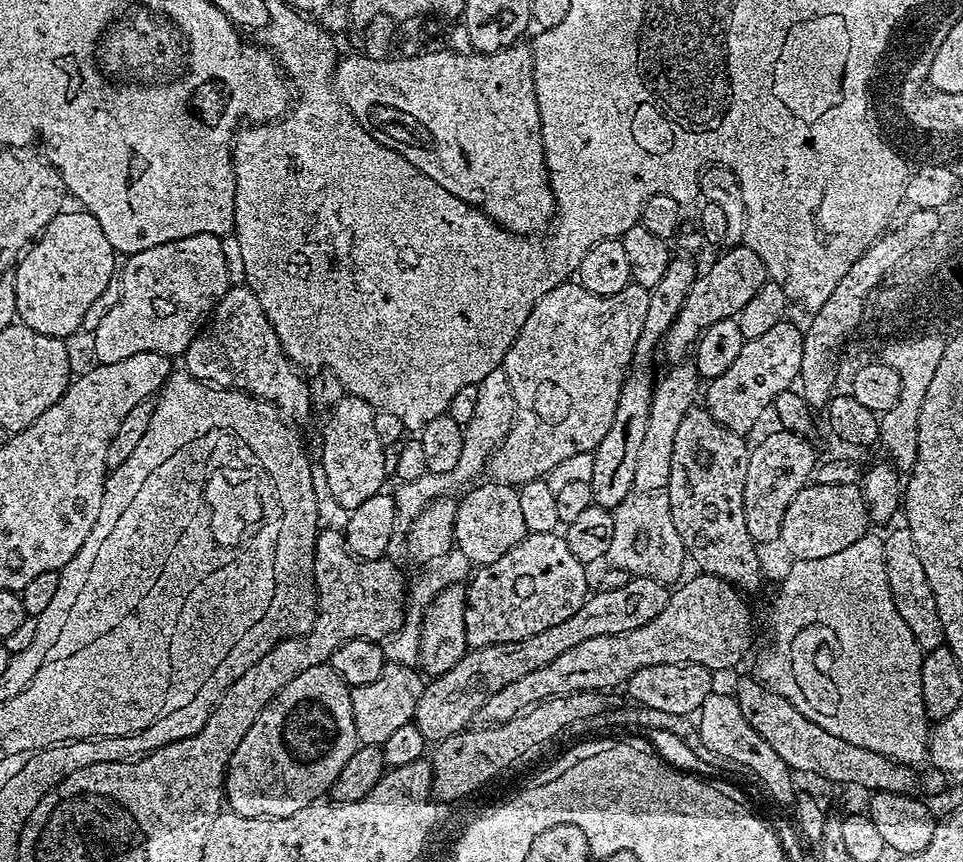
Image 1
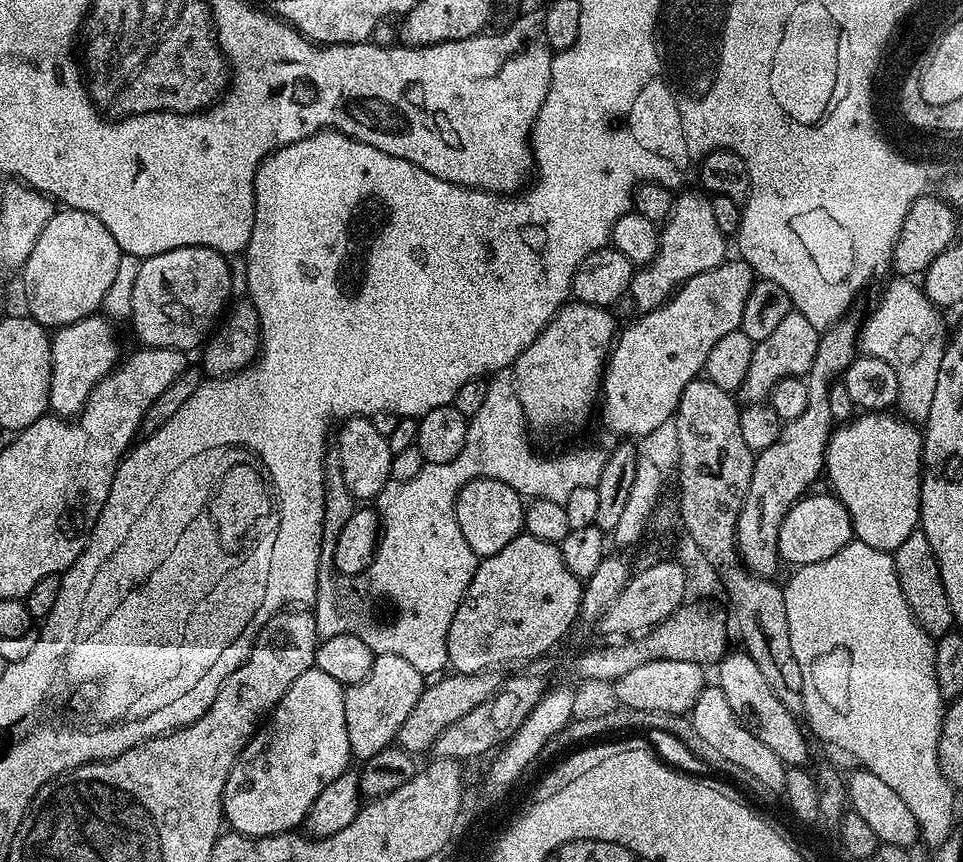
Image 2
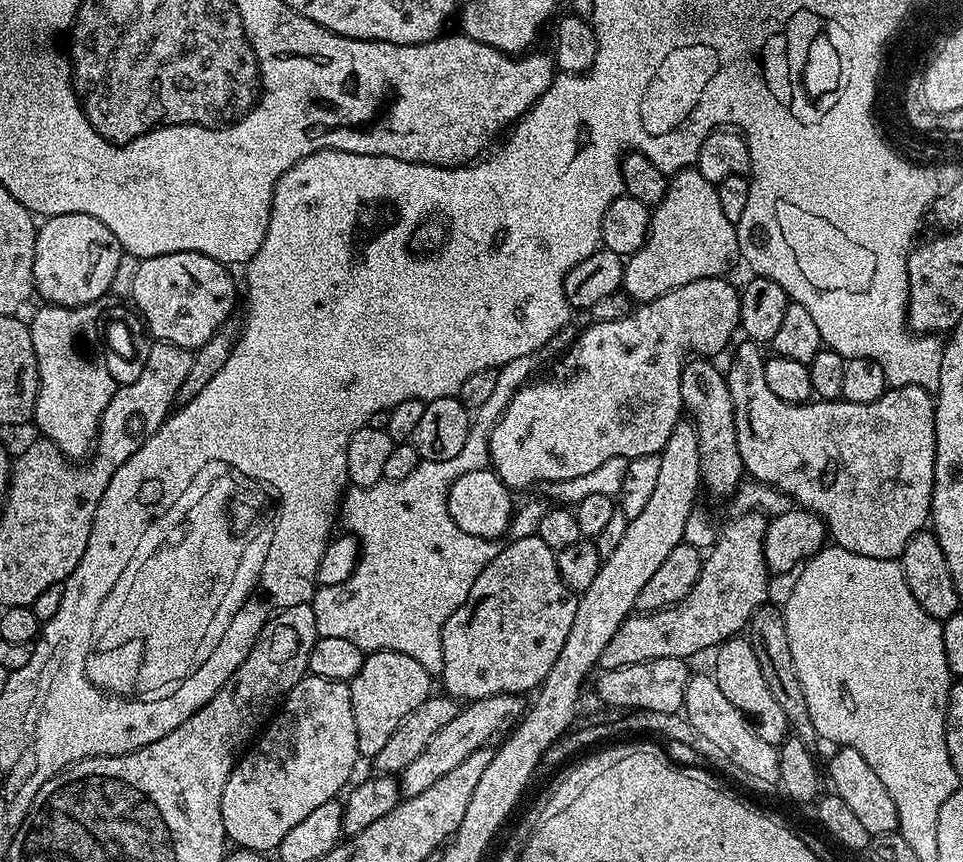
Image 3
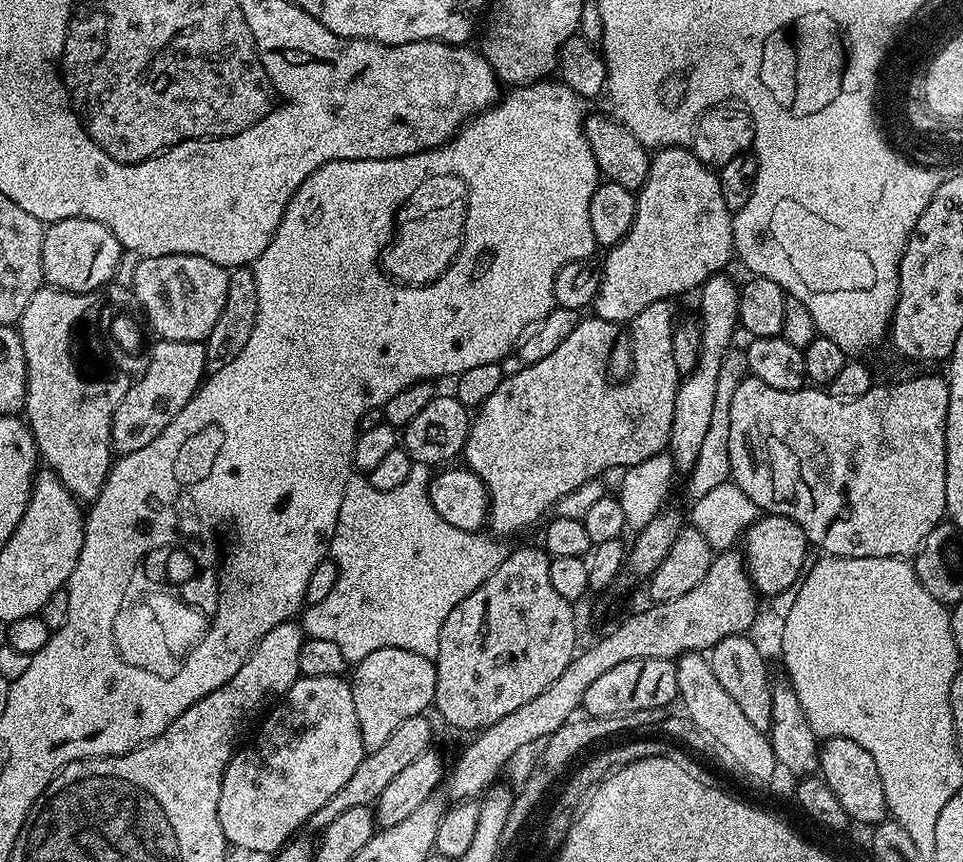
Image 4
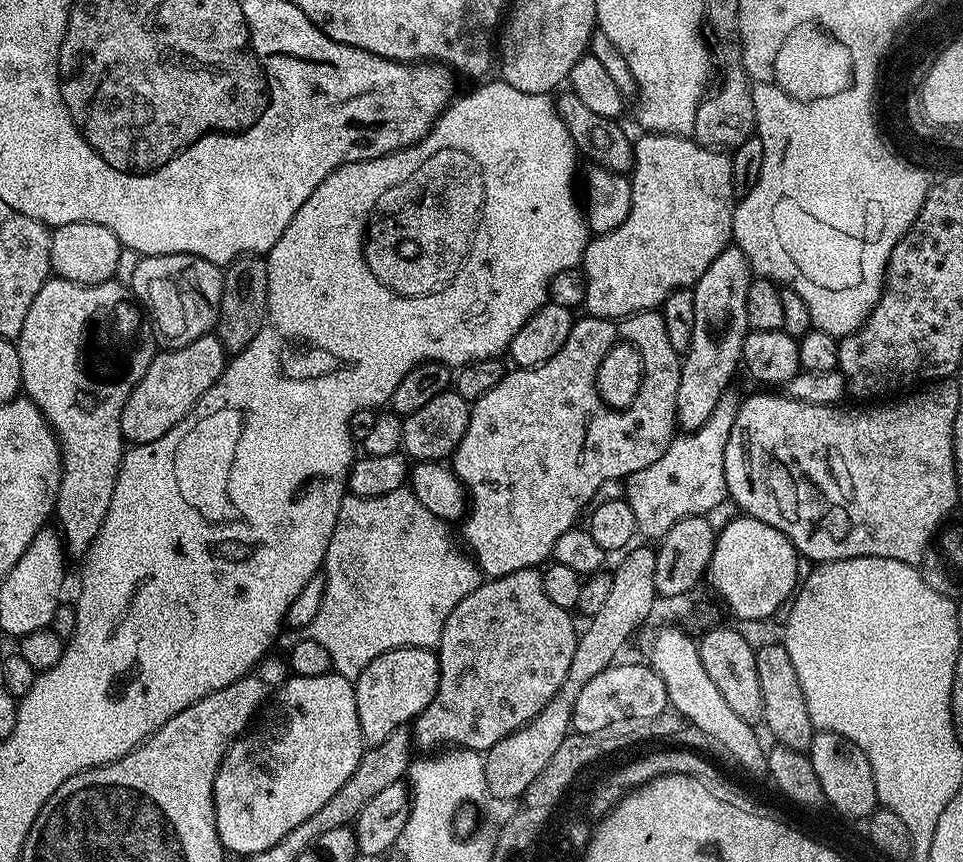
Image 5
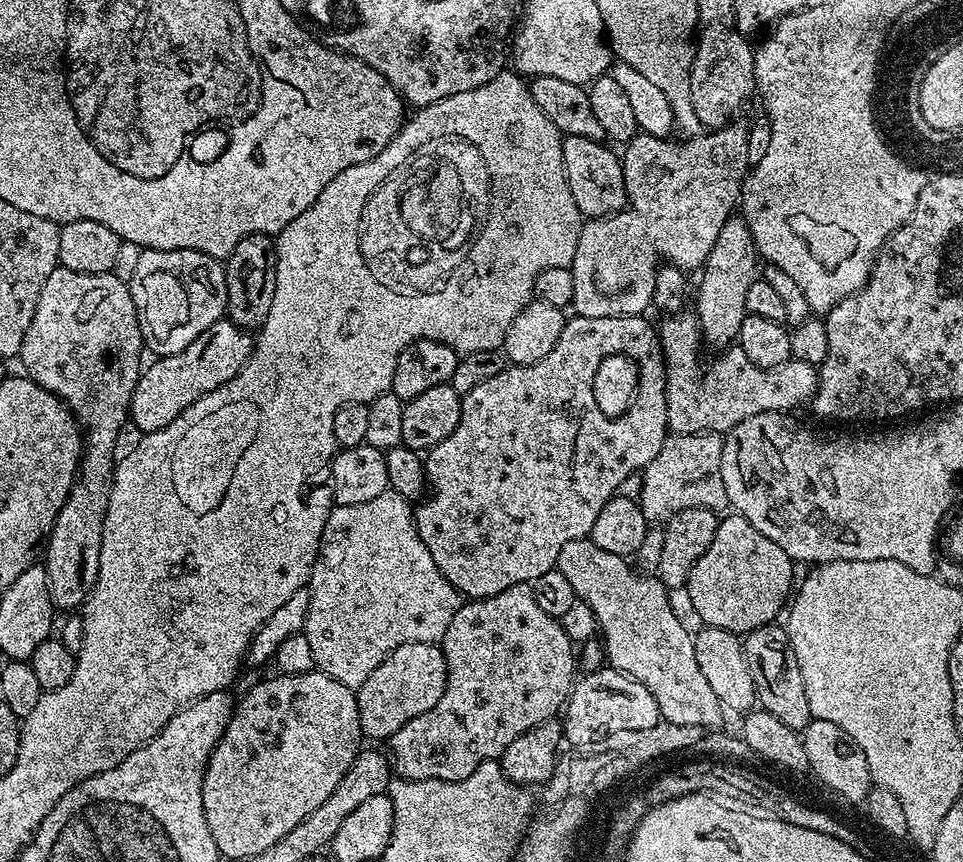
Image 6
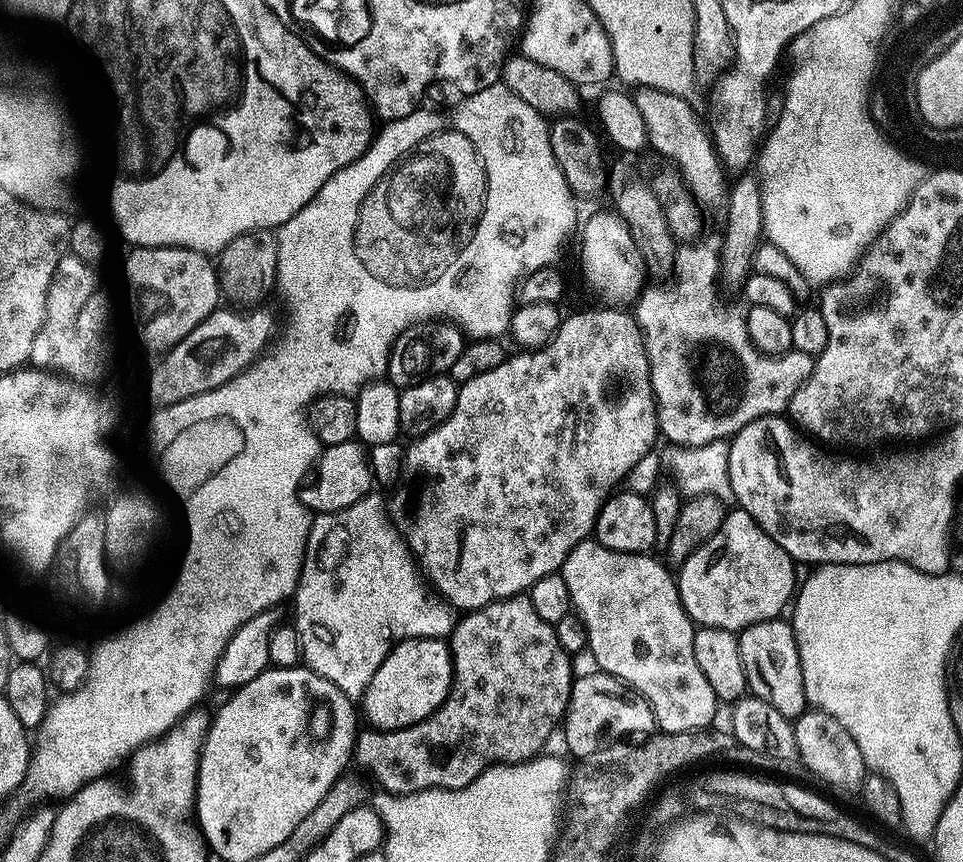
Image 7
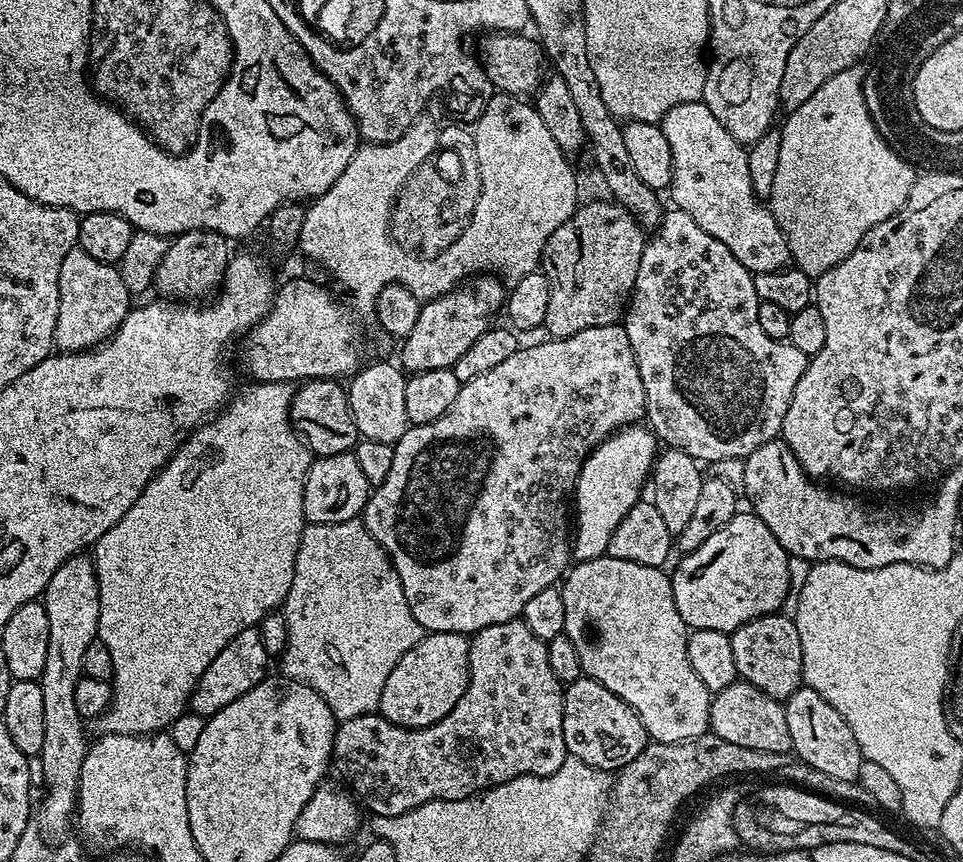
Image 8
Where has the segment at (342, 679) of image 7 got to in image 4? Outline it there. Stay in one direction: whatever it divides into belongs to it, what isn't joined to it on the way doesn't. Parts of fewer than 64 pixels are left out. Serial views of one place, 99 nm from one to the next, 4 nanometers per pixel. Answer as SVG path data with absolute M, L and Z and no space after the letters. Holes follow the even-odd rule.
M413 463L410 470L410 478L406 478L406 482L402 482L402 486L394 486L394 490L379 492L360 474L354 474L348 479L348 485L342 498L342 510L338 510L338 522L330 545L331 559L336 561L336 567L340 569L340 573L334 582L334 590L330 590L330 594L326 594L326 598L322 598L322 602L308 604L303 609L302 617L304 616L304 620L302 619L302 627L309 637L326 638L326 642L337 644L342 650L342 654L346 654L349 662L358 662L362 658L366 658L366 654L370 654L379 648L414 650L418 654L425 656L426 659L435 661L438 654L438 638L442 634L442 626L446 622L450 610L454 610L454 606L461 604L475 588L482 586L482 582L486 582L486 578L490 578L490 574L496 569L497 557L472 556L473 533L450 526L450 522L446 522L438 514L438 510L434 510L434 506L428 497L429 479L429 465L417 463Z

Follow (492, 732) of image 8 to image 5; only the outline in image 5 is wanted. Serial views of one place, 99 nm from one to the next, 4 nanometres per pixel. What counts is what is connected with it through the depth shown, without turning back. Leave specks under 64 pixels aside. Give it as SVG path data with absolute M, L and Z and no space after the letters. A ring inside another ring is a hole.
M539 567L527 568L514 574L497 576L485 579L470 594L450 610L450 618L446 618L446 626L442 626L442 638L438 645L438 655L440 657L440 681L438 690L430 702L430 706L424 711L423 716L419 717L418 725L420 729L414 732L415 743L421 744L424 748L432 748L435 744L453 744L451 747L456 750L467 750L484 754L489 748L495 746L508 735L518 731L521 727L528 724L546 706L556 692L562 686L562 682L567 677L570 664L574 658L575 646L578 637L578 627L572 621L573 613L562 606L554 606L550 598L546 598L546 590L542 586L542 572Z

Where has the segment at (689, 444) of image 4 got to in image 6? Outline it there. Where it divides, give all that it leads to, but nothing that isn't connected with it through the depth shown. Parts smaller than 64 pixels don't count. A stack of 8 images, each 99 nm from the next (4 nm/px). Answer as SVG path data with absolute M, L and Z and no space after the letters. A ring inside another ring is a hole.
M733 214L722 226L714 242L714 250L706 258L699 273L700 285L694 288L694 315L700 326L700 335L705 345L713 344L716 350L723 350L739 337L740 327L746 315L746 294L750 282L758 278L758 253L756 243L748 229L743 215Z

